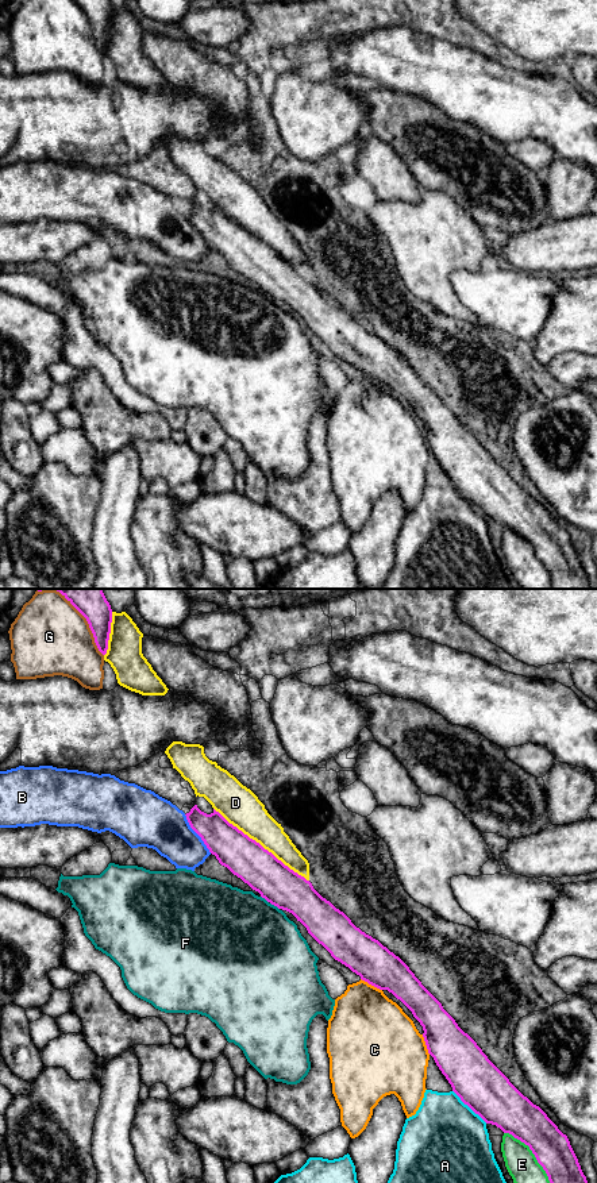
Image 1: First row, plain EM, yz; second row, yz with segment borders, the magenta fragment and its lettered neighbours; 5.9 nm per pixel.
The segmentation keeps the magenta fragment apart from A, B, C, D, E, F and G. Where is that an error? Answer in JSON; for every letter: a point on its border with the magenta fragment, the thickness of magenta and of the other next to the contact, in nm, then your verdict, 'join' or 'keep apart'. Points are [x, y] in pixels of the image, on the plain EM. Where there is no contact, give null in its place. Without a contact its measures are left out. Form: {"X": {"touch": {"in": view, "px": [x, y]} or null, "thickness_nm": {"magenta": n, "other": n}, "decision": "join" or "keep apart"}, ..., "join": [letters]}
{"A": {"touch": {"in": "yz", "px": [469, 501]}, "thickness_nm": {"magenta": 280, "other": 480}, "decision": "keep apart"}, "B": {"touch": {"in": "yz", "px": [196, 227]}, "thickness_nm": {"magenta": 220, "other": 300}, "decision": "keep apart"}, "C": {"touch": {"in": "yz", "px": [372, 380]}, "thickness_nm": {"magenta": 240, "other": 420}, "decision": "keep apart"}, "D": {"touch": {"in": "yz", "px": [260, 239]}, "thickness_nm": {"magenta": 240, "other": 220}, "decision": "join"}, "E": {"touch": {"in": "yz", "px": [535, 551]}, "thickness_nm": {"magenta": 220, "other": 190}, "decision": "keep apart"}, "F": {"touch": {"in": "yz", "px": [274, 300]}, "thickness_nm": {"magenta": 240, "other": 500}, "decision": "keep apart"}, "G": {"touch": {"in": "yz", "px": [91, 24]}, "thickness_nm": {"magenta": 150, "other": 420}, "decision": "keep apart"}, "join": ["D"]}

